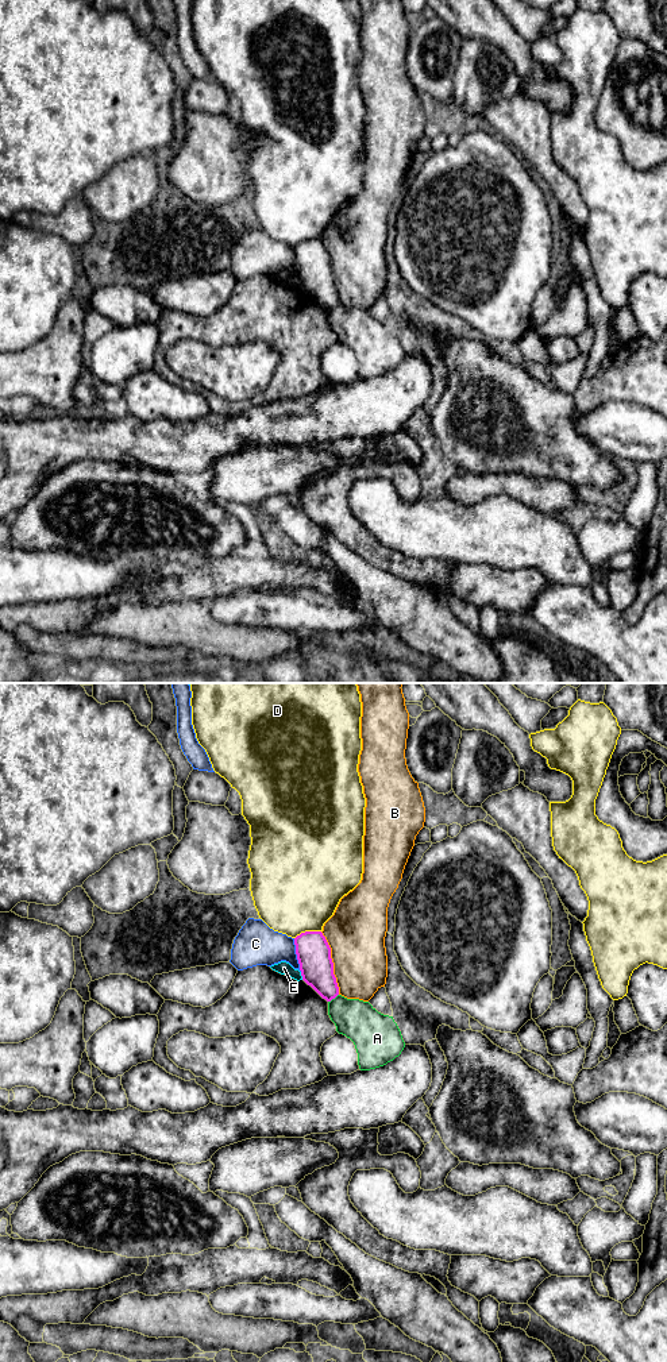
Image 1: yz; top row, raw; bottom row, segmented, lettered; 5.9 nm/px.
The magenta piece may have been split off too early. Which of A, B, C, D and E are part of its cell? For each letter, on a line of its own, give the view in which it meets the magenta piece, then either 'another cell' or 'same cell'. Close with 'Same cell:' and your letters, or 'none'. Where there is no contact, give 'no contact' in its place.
A: yz | another cell
B: yz | another cell
C: yz | another cell
D: yz | another cell
E: yz | another cell
Same cell: none

